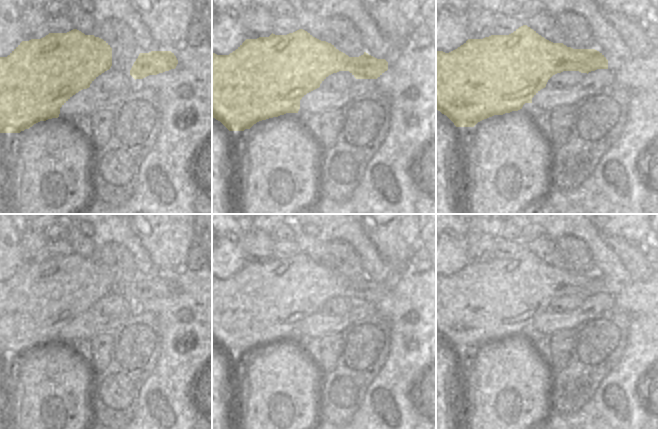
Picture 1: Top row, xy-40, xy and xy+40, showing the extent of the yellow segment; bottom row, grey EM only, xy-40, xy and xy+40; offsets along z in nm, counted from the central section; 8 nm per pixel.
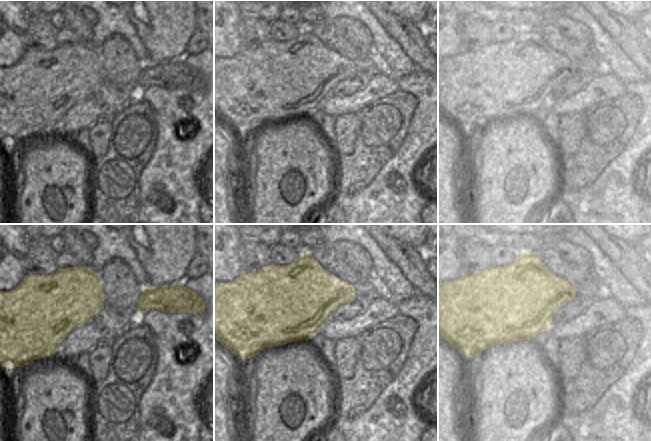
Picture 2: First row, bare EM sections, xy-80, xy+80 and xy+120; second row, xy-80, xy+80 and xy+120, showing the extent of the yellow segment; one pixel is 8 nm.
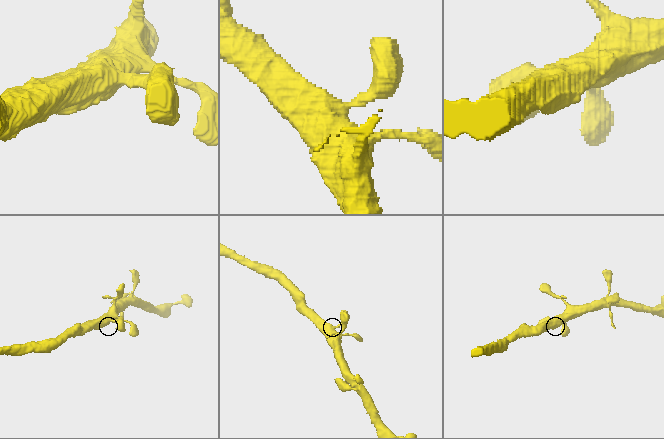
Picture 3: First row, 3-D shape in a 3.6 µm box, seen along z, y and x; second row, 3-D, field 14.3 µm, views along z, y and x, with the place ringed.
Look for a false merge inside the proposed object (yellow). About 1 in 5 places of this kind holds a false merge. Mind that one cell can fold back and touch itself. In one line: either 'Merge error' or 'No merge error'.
No merge error

